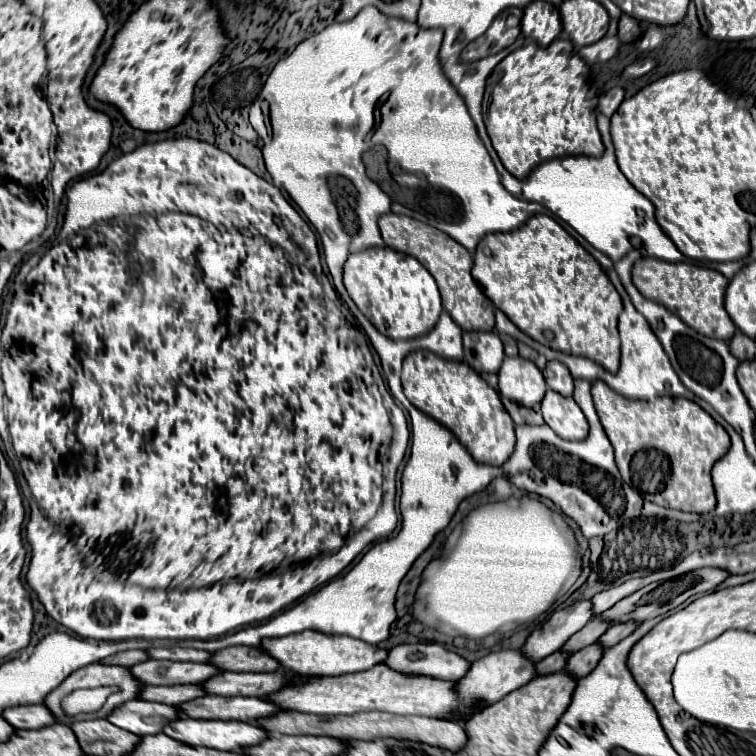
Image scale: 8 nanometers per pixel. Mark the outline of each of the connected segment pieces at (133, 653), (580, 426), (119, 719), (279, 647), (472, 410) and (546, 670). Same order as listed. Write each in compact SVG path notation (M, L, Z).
M128 650L128 652L120 652L120 654L114 654L110 656L108 660L104 660L106 664L118 664L118 666L132 666L132 664L138 664L138 662L144 662L148 660L150 656L146 654L146 650Z
M548 390L542 400L542 416L560 438L582 440L588 436L588 420L574 398L566 398L554 390Z
M132 700L122 704L120 708L114 708L108 720L118 728L124 728L138 736L148 736L148 734L160 734L166 724L178 720L180 716L182 712L178 712L176 706L150 700Z
M300 632L298 636L284 636L278 640L264 640L262 648L276 660L282 660L282 668L306 674L306 676L340 676L350 672L362 672L388 658L384 648L366 644L362 640L350 640L348 636L322 636L320 632Z
M430 350L410 352L402 366L402 386L406 398L418 410L450 428L460 444L474 456L474 460L502 466L514 452L516 438L510 440L510 434L514 436L514 422L510 414L502 406L498 392L488 386L466 362L442 360Z
M562 650L546 656L544 660L538 662L538 674L542 676L542 674L552 674L552 672L564 670L564 668L566 668L566 662L568 662L568 656L570 656L570 654L562 652Z

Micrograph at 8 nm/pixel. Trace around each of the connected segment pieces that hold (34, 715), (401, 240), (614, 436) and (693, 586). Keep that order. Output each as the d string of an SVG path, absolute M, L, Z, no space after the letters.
M44 704L30 706L30 708L10 708L10 712L6 712L4 718L10 724L14 724L14 728L20 728L20 730L38 730L58 722L50 712L50 708Z
M384 214L380 216L378 226L388 248L414 256L436 278L442 294L442 306L462 330L494 330L494 304L474 282L470 274L472 254L462 244L458 244L442 230L402 214Z
M602 380L592 384L592 398L600 422L614 446L616 464L624 482L628 482L630 456L634 456L638 448L662 448L662 452L668 452L670 460L674 460L674 480L668 484L670 508L696 514L712 512L716 508L716 492L710 470L730 448L730 436L708 412L692 400L670 398L668 395L653 401L628 400L608 388Z
M700 568L700 570L694 570L694 572L688 572L684 576L678 576L674 580L668 580L668 582L662 582L662 584L650 584L650 586L644 586L642 590L626 596L624 600L620 600L614 608L610 608L610 612L602 614L604 618L610 618L614 622L626 622L626 620L650 620L650 618L656 618L656 616L662 616L662 614L668 614L672 610L676 610L682 602L686 602L690 596L696 596L700 592L710 592L714 590L718 584L722 584L726 578L730 576L730 572L722 570L722 568Z

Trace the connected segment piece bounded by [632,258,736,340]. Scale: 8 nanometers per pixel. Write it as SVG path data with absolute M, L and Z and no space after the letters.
M640 258L632 268L634 286L640 290L642 296L666 306L674 312L682 322L686 322L696 332L728 340L736 326L732 324L726 308L724 308L724 294L728 288L728 278L716 270L700 268L688 262L666 262L658 258Z

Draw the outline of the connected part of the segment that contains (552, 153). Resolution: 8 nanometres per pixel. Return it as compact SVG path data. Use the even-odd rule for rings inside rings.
M556 38L546 48L538 44L522 46L510 52L488 76L488 94L490 104L486 110L484 124L488 128L488 136L492 140L494 150L498 152L504 168L518 178L526 178L540 162L552 160L566 154L586 154L586 156L602 156L604 144L596 126L596 106L598 96L590 96L590 66L578 56L578 50L570 40Z

